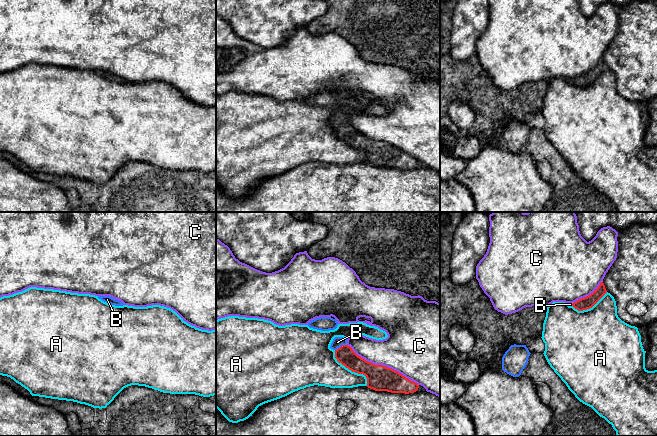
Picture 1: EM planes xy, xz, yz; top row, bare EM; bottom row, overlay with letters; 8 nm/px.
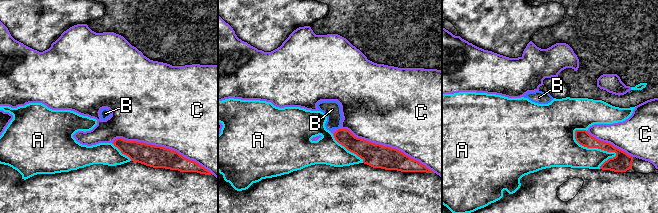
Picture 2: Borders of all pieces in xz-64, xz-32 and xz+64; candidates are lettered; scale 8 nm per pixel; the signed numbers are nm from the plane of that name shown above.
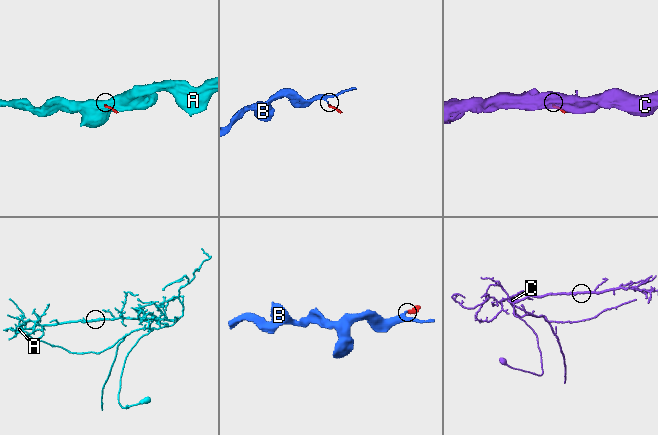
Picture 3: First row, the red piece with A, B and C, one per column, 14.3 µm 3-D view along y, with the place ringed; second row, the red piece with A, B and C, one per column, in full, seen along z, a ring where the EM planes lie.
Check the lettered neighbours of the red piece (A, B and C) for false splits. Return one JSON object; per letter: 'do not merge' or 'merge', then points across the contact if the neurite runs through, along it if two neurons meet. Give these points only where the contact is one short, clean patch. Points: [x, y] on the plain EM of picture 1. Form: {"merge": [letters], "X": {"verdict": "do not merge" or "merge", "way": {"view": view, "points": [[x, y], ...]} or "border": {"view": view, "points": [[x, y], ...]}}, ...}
{"merge": ["B"], "A": {"verdict": "do not merge"}, "B": {"verdict": "merge", "way": {"view": "xz", "points": [[345, 131], [341, 122], [337, 118]]}}, "C": {"verdict": "do not merge"}}

